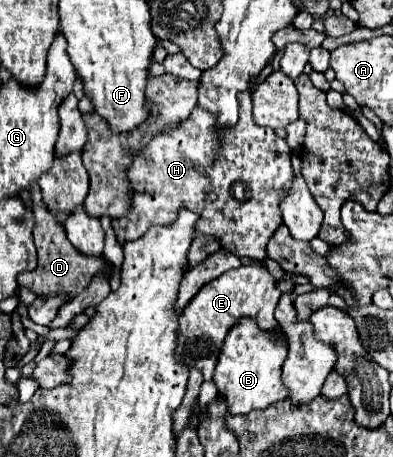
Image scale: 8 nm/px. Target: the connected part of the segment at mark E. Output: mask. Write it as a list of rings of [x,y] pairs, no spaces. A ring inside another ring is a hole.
[[[250,263],[238,269],[230,269],[218,279],[206,283],[198,295],[188,303],[180,317],[178,327],[178,345],[176,355],[188,367],[198,367],[204,375],[204,381],[210,381],[214,367],[228,331],[242,317],[252,317],[262,329],[274,329],[278,323],[274,319],[274,309],[280,299],[280,289],[276,287],[274,277],[266,271],[264,265]]]

